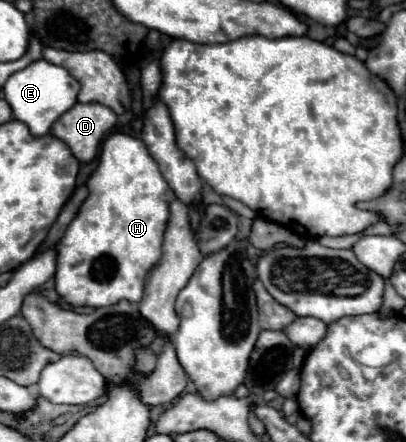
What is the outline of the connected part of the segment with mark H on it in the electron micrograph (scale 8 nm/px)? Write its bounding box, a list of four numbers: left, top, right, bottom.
[56,133,176,307]

